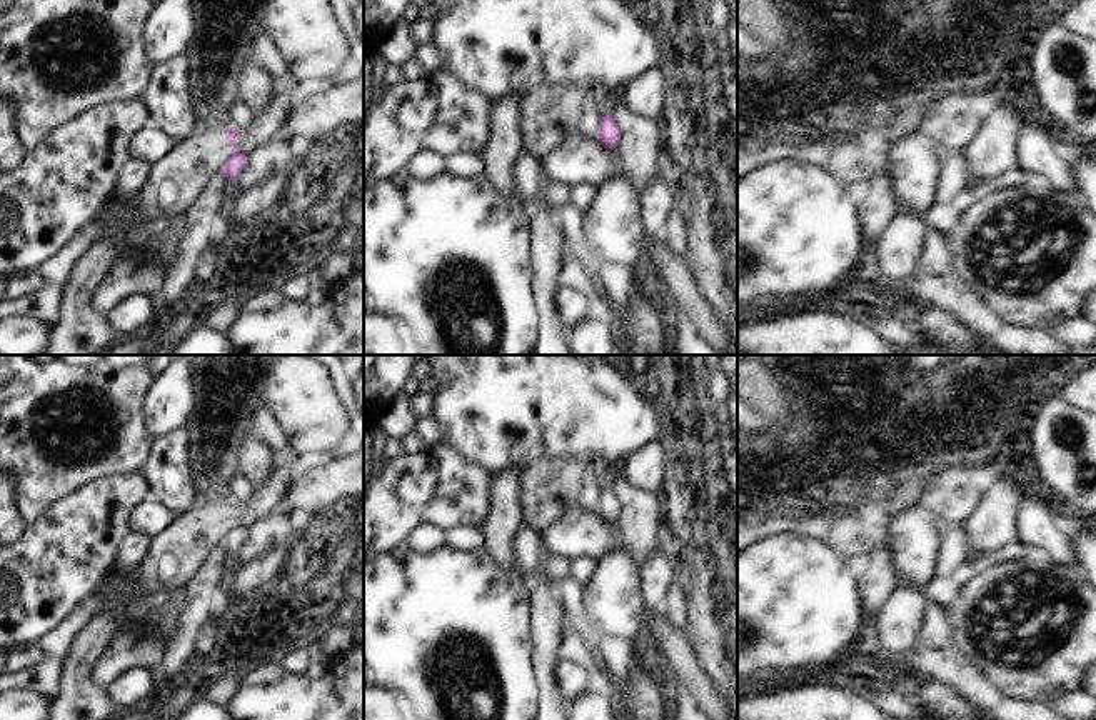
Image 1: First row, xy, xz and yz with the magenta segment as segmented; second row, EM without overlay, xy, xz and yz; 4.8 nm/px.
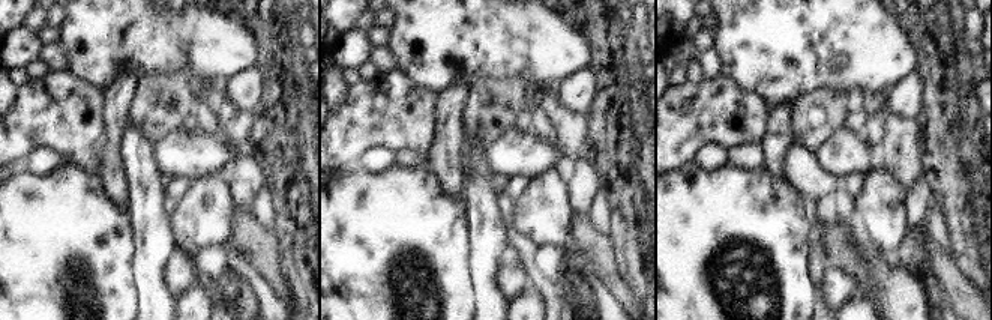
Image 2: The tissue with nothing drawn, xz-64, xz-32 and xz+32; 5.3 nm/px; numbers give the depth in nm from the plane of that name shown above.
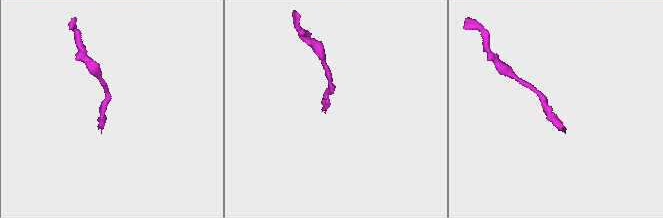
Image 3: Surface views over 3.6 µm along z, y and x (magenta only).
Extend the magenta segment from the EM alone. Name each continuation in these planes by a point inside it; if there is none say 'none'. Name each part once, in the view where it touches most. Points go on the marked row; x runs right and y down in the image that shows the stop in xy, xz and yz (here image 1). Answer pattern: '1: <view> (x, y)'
none

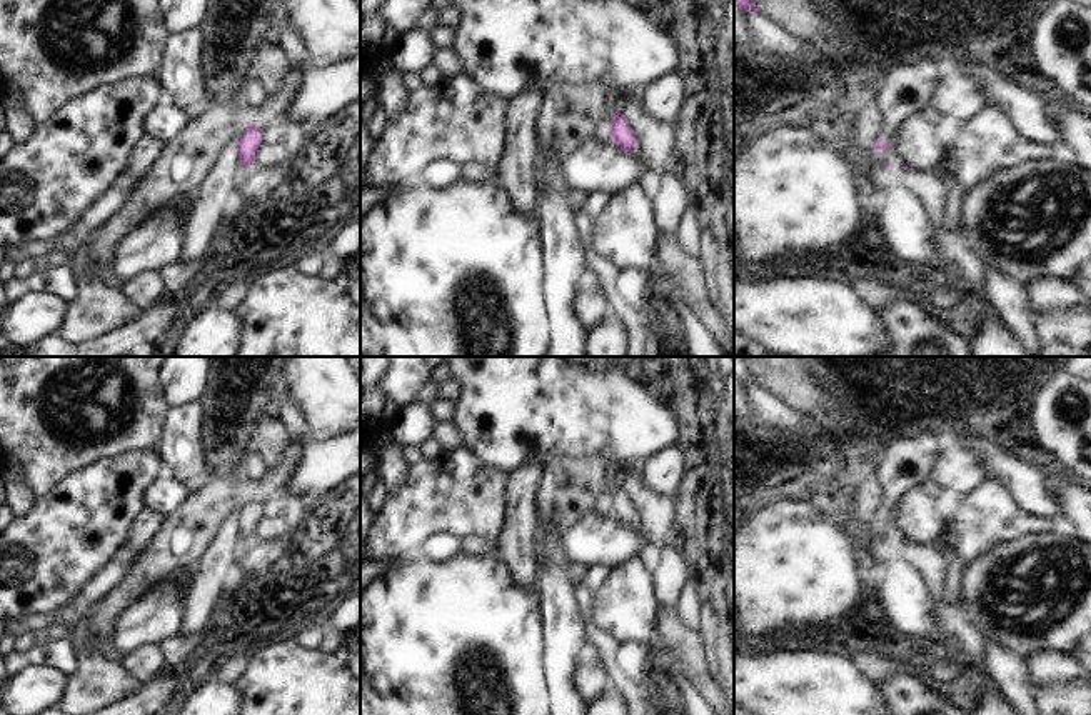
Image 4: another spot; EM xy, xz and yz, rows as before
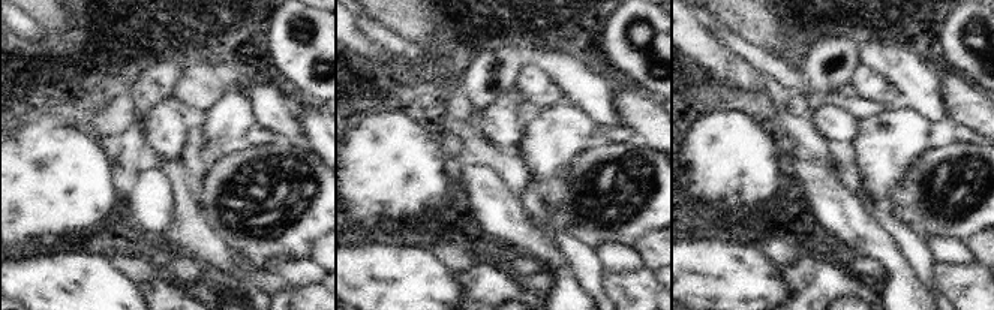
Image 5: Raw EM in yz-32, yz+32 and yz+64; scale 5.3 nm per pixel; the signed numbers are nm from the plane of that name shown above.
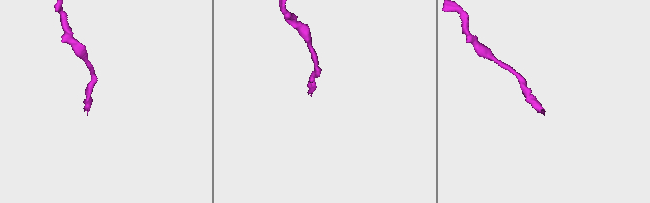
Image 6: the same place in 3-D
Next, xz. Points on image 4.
none

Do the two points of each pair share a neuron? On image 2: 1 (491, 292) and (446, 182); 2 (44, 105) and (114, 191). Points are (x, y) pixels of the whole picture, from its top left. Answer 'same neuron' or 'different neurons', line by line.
1: different neurons
2: different neurons

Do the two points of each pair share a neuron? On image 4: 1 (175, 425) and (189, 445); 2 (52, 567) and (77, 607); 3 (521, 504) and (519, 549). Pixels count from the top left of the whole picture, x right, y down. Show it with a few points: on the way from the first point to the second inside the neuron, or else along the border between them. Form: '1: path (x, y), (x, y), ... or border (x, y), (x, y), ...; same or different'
1: path (180, 430), (184, 440); same
2: border (99, 570), (54, 614); different
3: path (521, 515), (519, 537); same

